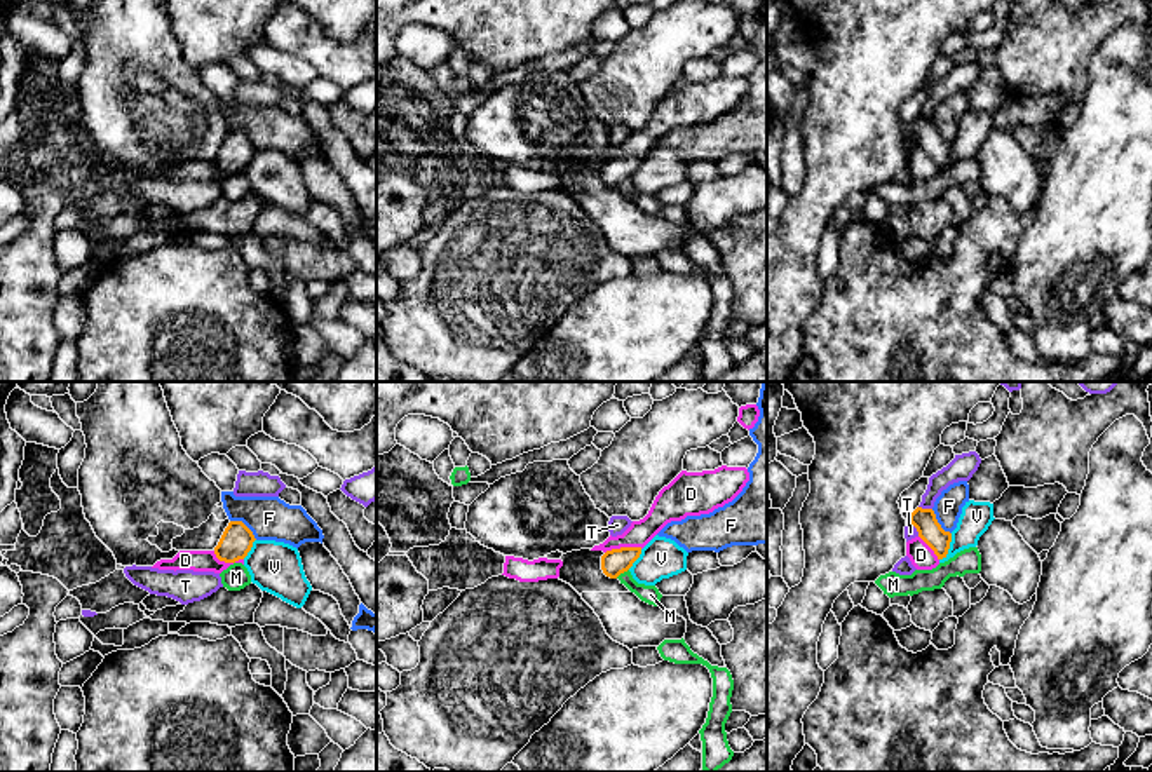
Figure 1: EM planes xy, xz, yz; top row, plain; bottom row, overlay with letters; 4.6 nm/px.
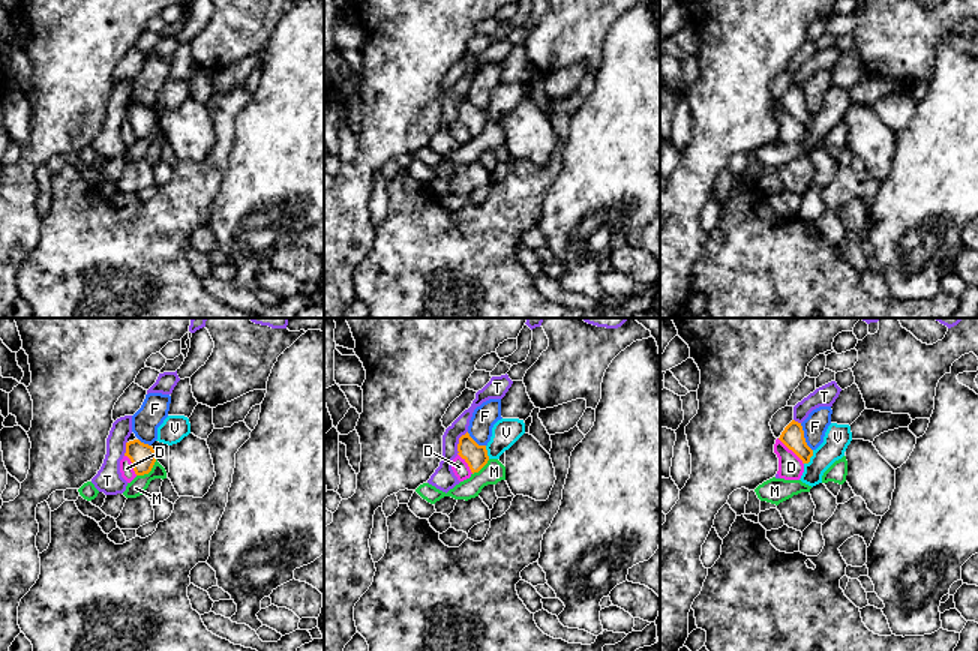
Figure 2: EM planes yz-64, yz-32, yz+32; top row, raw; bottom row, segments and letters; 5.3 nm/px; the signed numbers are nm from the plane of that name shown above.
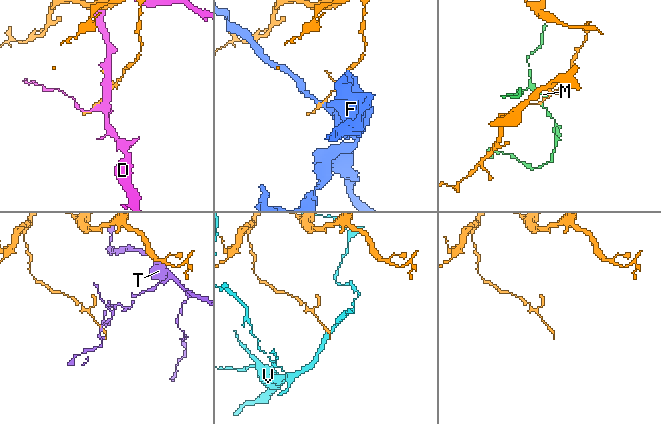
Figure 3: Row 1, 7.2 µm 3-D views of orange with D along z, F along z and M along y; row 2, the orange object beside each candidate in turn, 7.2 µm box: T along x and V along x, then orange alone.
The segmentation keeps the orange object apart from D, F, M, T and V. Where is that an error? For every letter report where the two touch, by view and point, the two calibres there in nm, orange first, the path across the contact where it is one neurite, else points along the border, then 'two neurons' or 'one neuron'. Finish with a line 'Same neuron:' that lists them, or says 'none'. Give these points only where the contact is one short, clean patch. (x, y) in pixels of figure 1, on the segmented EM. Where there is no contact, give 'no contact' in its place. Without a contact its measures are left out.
D: contact xz (623, 548); calibres 120 and 120 nm; two neurons
F: contact xy (244, 525); calibres 150 and 200 nm; two neurons
M: contact xz (621, 572); calibres 120 and 90 nm; border xz (628, 568), (616, 577); two neurons
T: contact yz (915, 527); calibres 110 and 60 nm; two neurons
V: contact yz (948, 548); calibres 110 and 140 nm; border yz (952, 534), (948, 551), (940, 560); two neurons
Same neuron: none

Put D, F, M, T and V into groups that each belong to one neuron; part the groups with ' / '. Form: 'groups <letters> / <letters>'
groups D / F / M / T / V

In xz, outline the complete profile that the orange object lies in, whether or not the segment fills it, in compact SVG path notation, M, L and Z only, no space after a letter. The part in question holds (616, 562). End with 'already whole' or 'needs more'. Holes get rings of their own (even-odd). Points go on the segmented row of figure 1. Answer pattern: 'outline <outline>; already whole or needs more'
outline M620 547L606 551L601 556L601 570L606 577L617 579L620 573L627 572L633 566L640 554L641 547Z; already whole

